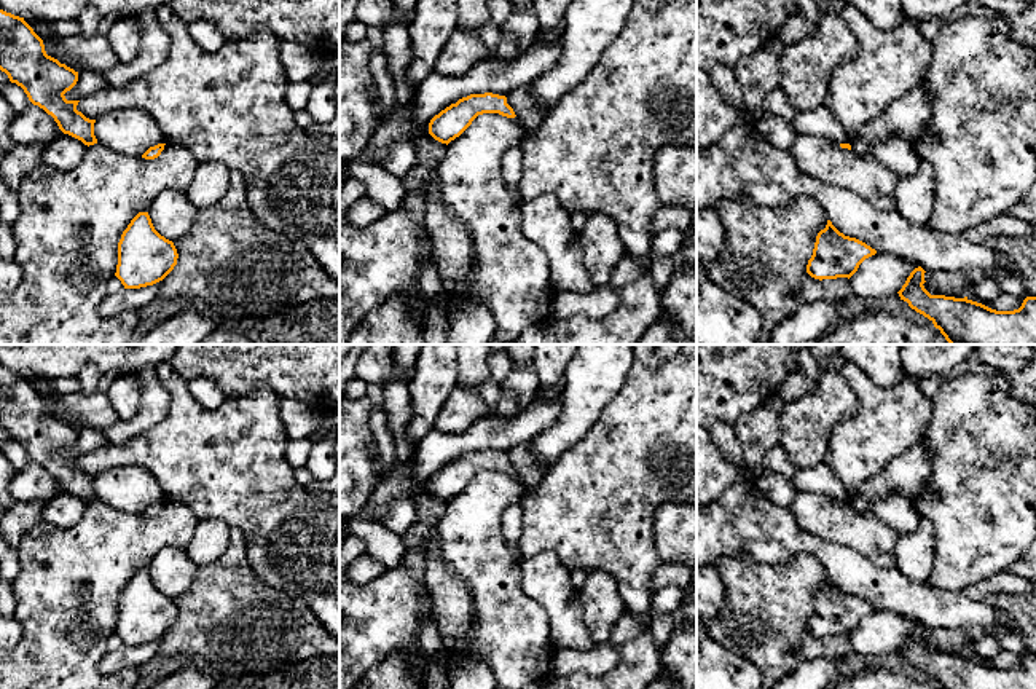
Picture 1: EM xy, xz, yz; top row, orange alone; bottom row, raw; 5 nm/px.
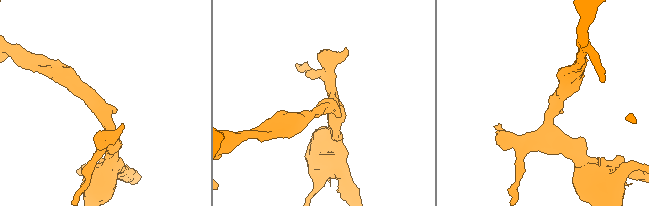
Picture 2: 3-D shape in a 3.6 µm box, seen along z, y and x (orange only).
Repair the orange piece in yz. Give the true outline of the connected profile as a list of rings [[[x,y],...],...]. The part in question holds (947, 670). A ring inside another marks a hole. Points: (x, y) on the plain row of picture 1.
[[[915,625],[897,649],[912,667],[928,675],[940,689],[1036,689],[1036,654],[1026,654],[1018,667],[996,668],[967,654],[931,652],[924,646],[924,627]]]

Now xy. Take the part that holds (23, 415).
[[[0,367],[0,427],[24,447],[33,463],[54,475],[59,486],[84,502],[97,501],[96,477],[77,467],[80,458],[67,458],[65,450],[78,439],[78,429],[45,408],[43,397],[24,378]]]

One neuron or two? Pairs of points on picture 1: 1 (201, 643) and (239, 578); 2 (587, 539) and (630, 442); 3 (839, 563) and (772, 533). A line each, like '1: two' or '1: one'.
1: one
2: one
3: one

